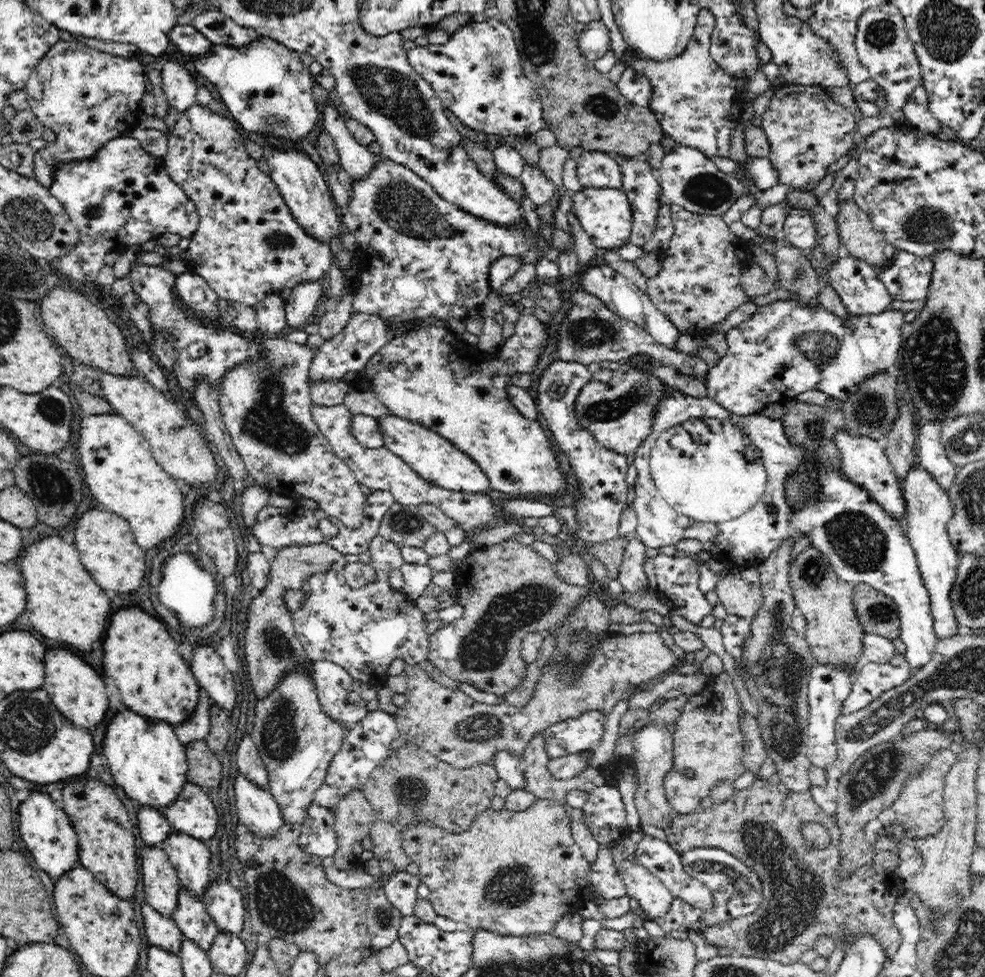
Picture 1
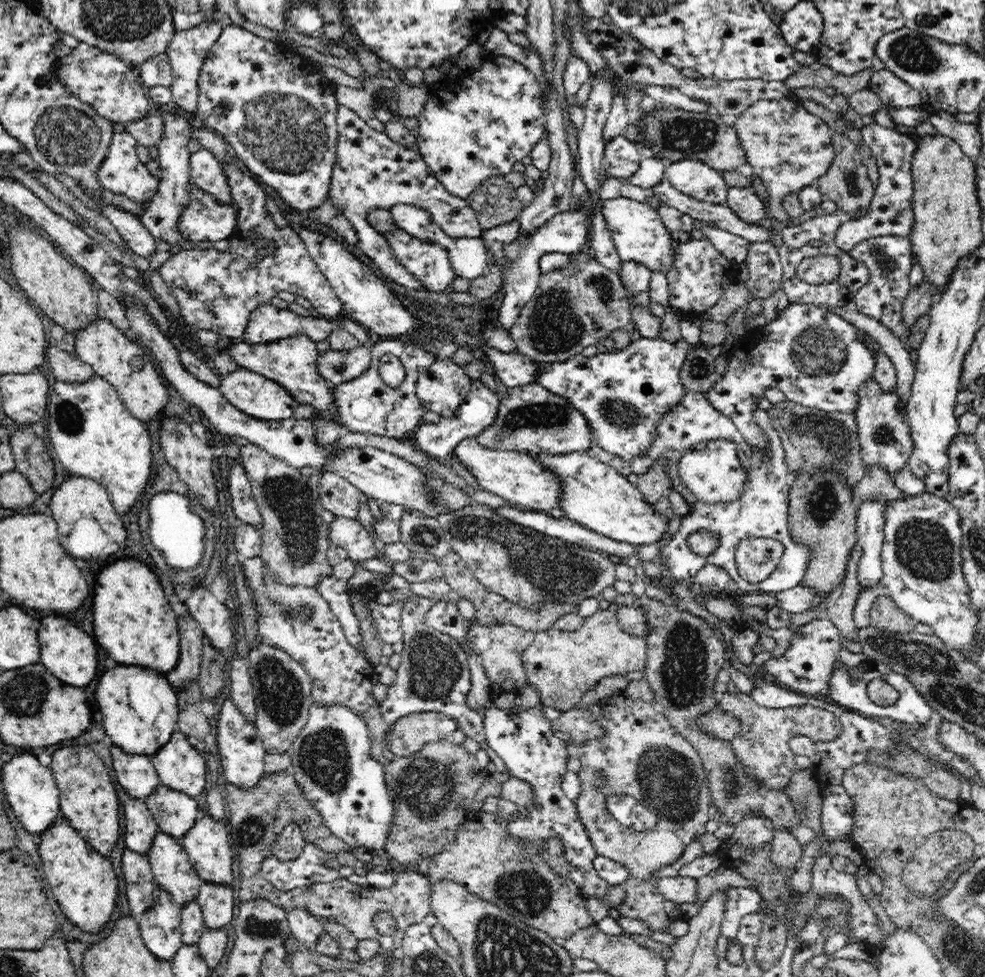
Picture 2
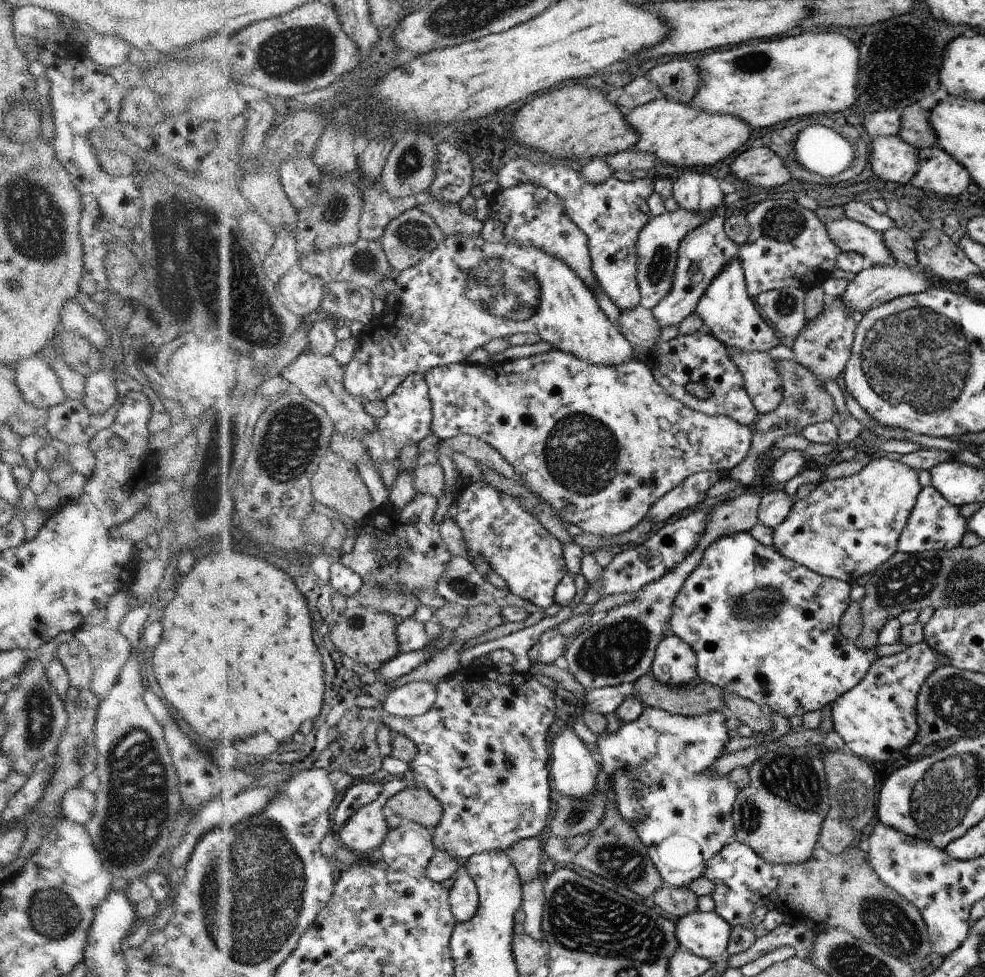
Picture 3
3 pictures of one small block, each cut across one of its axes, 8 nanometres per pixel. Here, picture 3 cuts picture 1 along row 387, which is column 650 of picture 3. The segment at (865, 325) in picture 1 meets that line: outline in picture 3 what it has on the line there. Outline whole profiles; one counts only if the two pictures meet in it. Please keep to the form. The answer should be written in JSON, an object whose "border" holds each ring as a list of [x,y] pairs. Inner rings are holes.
{"border":[[[645,707],[643,714],[640,714],[639,719],[634,722],[629,722],[628,724],[623,724],[619,730],[614,730],[614,732],[604,731],[599,734],[596,746],[600,754],[599,761],[601,766],[608,775],[609,782],[612,783],[612,790],[614,790],[614,798],[616,798],[616,808],[620,816],[630,822],[636,834],[640,837],[640,840],[644,843],[648,850],[648,856],[654,862],[654,866],[660,872],[662,880],[664,880],[664,885],[671,886],[672,888],[684,888],[688,887],[688,884],[692,880],[704,875],[707,870],[708,860],[712,859],[724,847],[730,843],[736,834],[735,831],[735,821],[734,821],[734,810],[735,810],[735,800],[738,798],[739,789],[728,780],[728,775],[716,776],[714,772],[710,772],[712,764],[718,760],[724,754],[724,748],[726,748],[726,742],[728,742],[728,730],[724,726],[724,720],[726,720],[726,714],[723,712],[710,712],[710,714],[702,714],[696,716],[680,716],[673,715],[672,713],[666,712],[665,710],[660,710],[659,708]]]}

